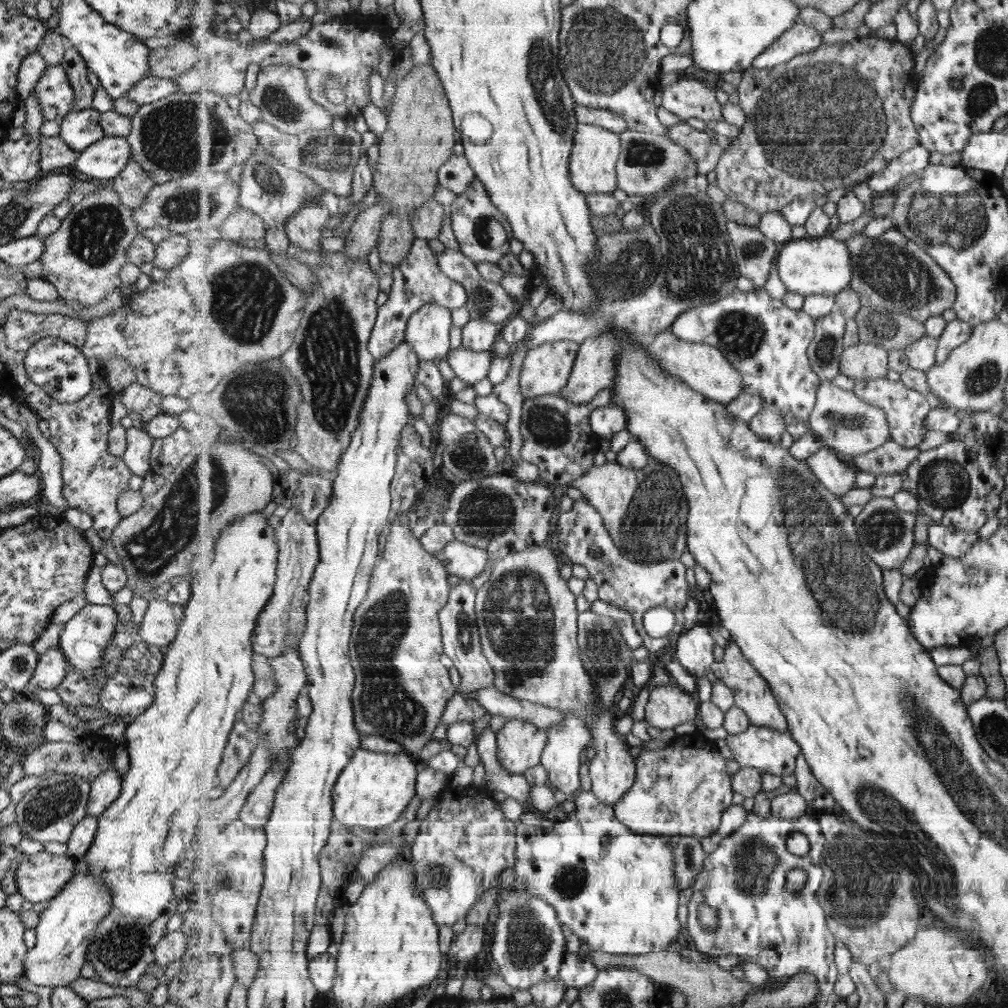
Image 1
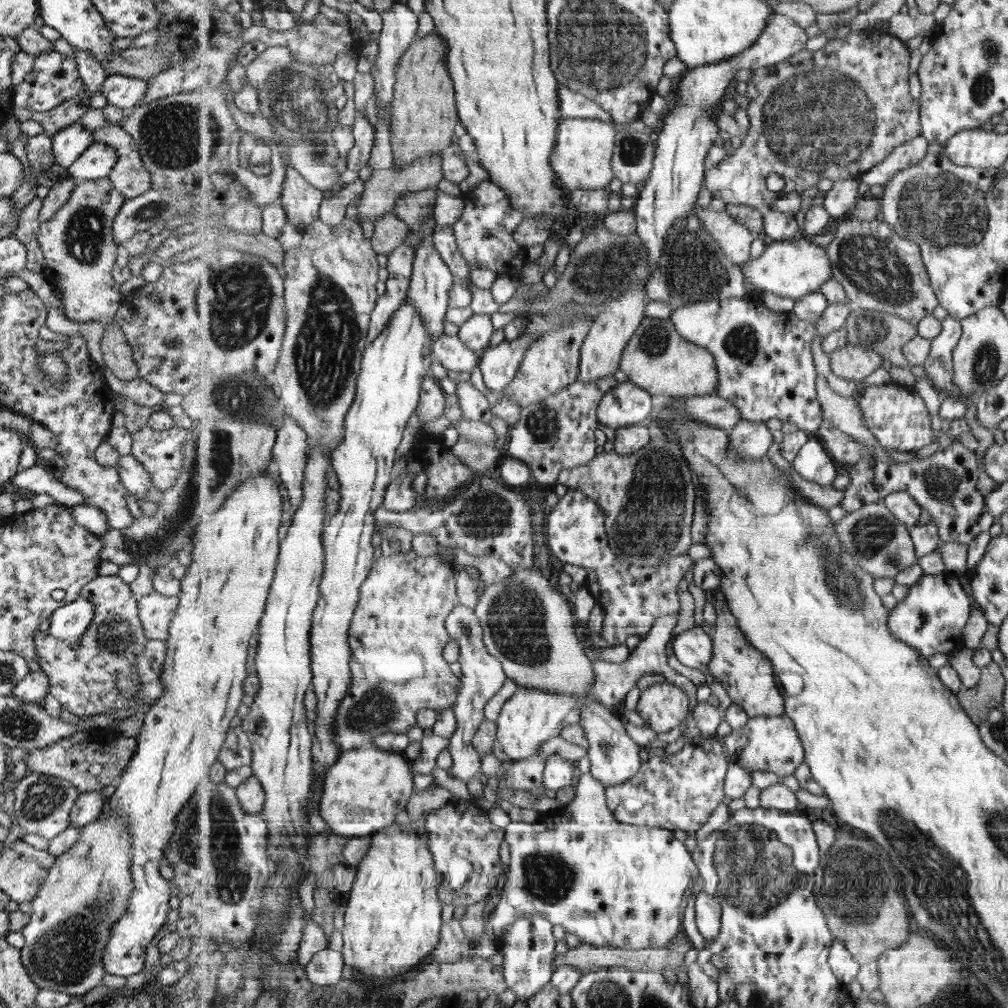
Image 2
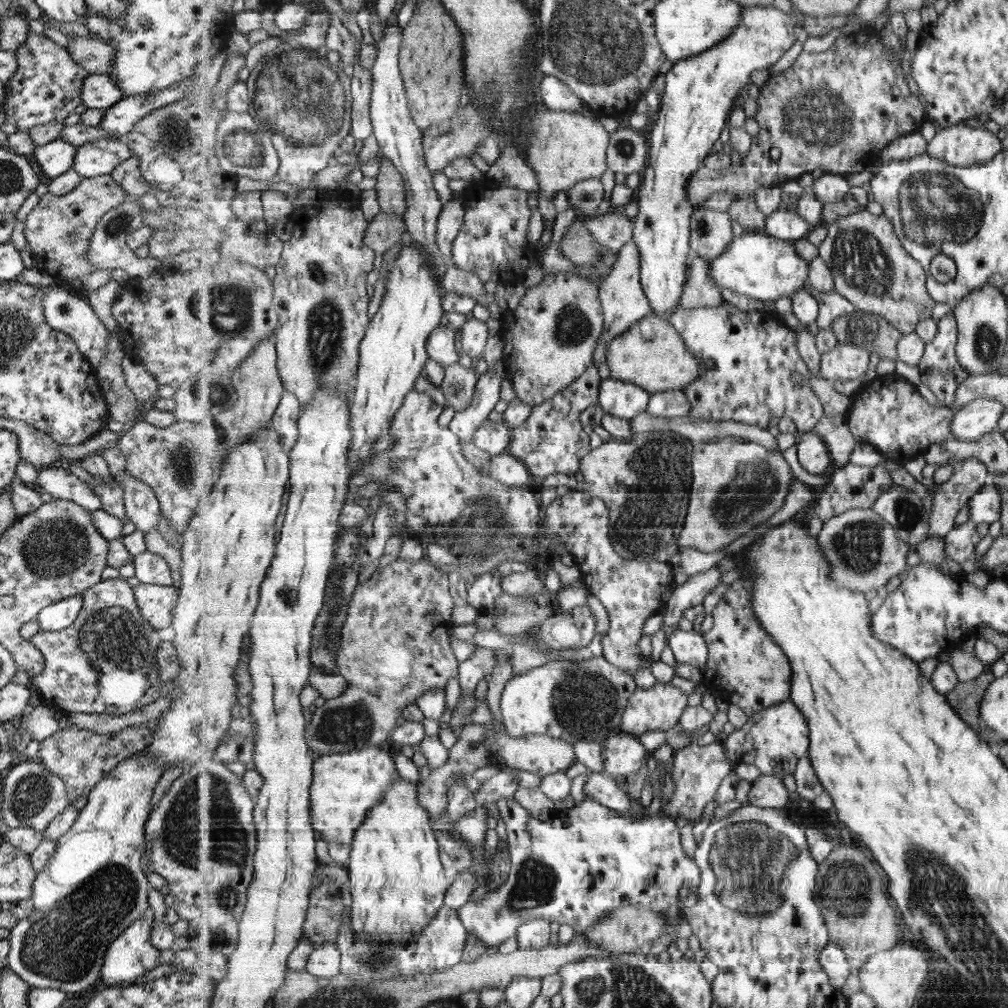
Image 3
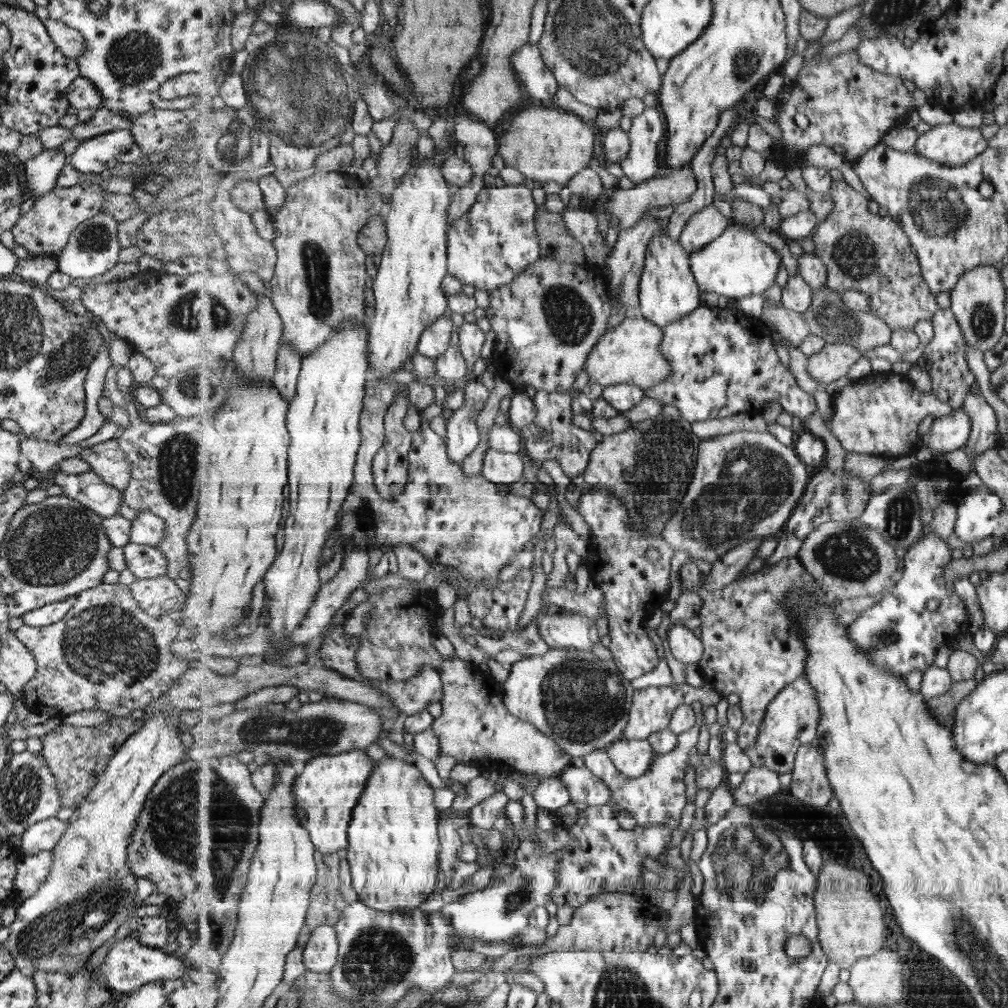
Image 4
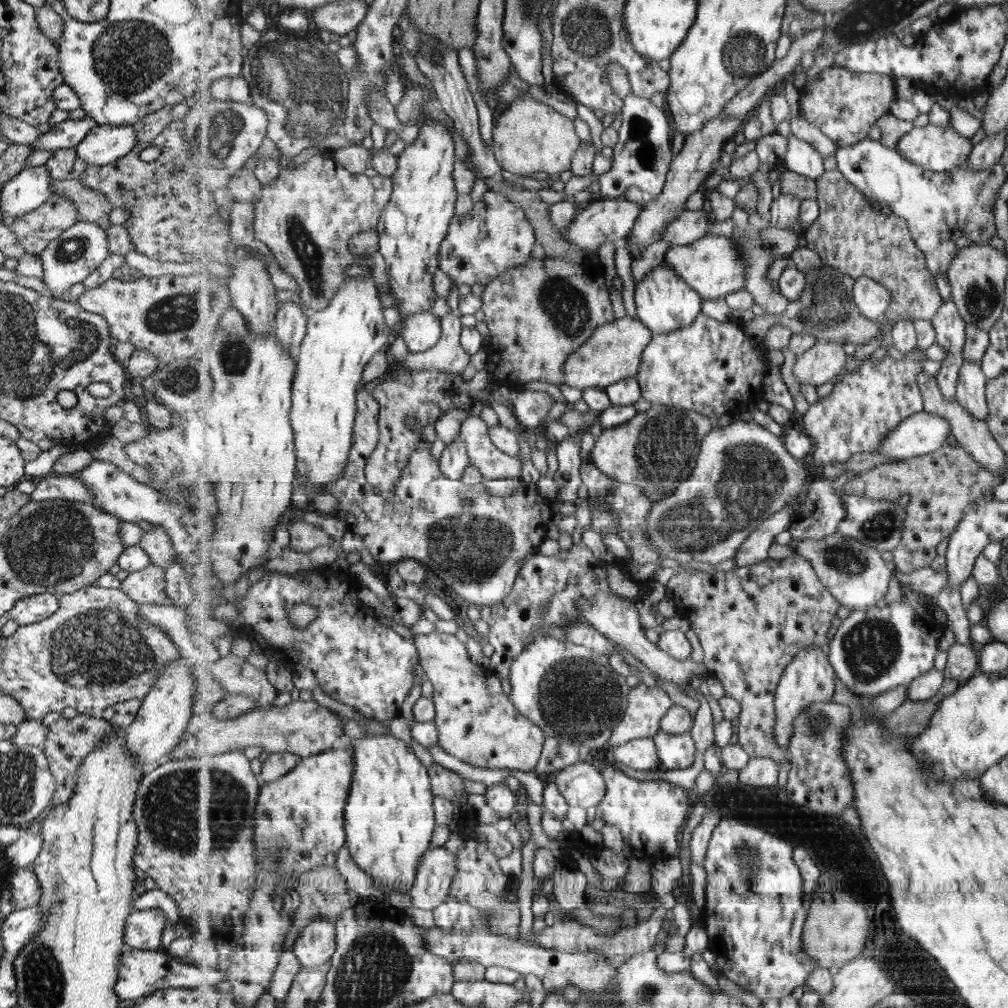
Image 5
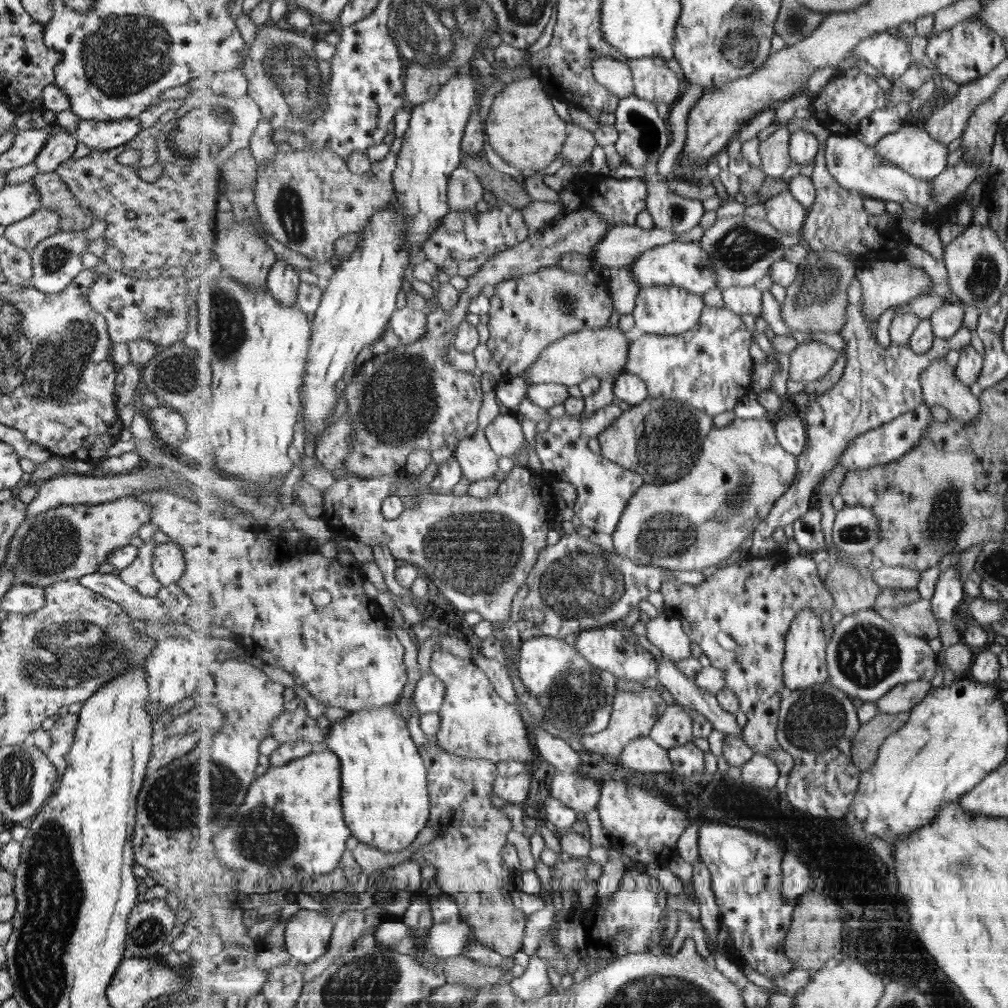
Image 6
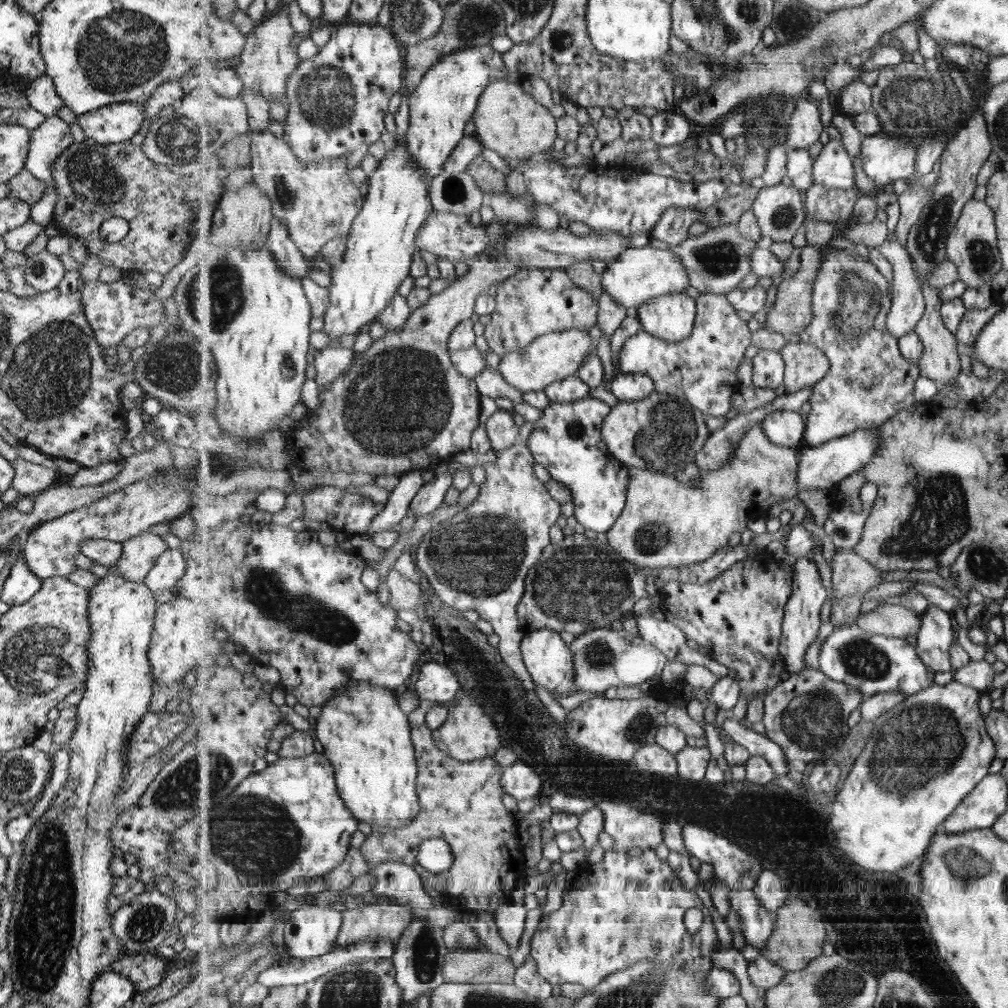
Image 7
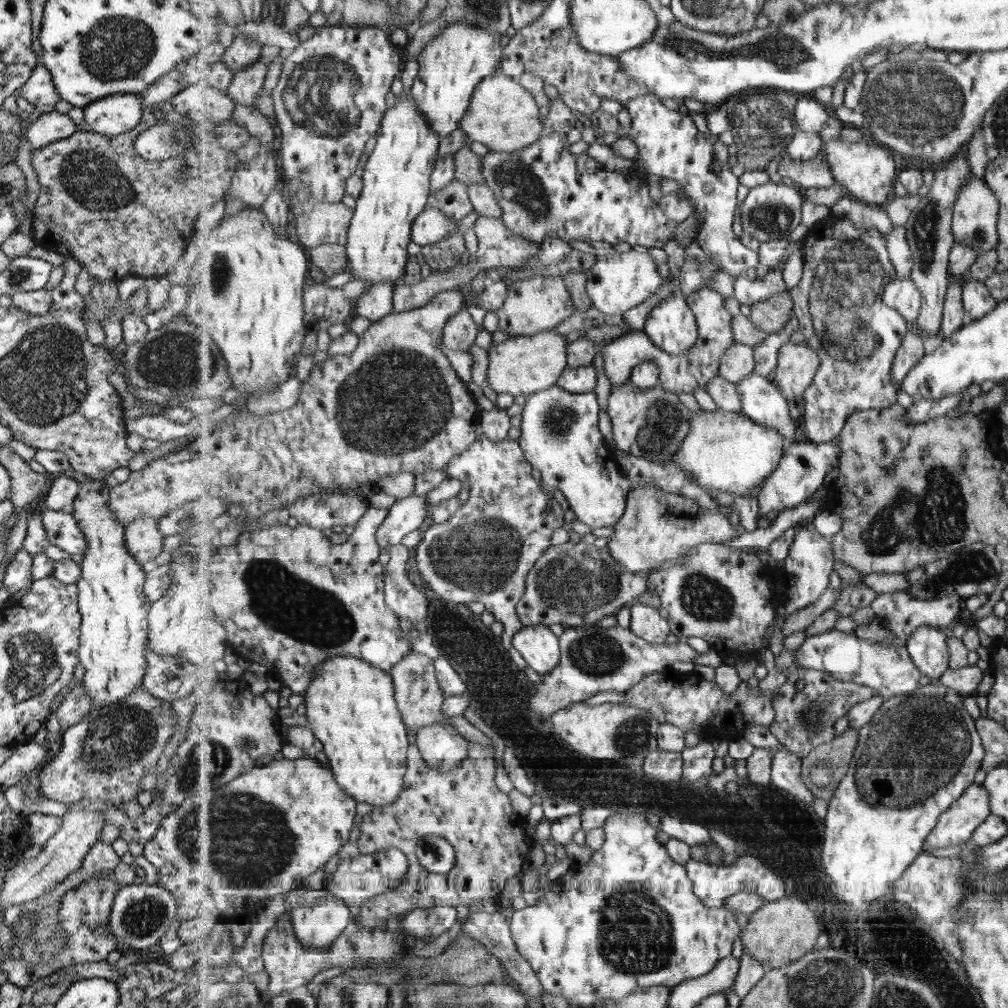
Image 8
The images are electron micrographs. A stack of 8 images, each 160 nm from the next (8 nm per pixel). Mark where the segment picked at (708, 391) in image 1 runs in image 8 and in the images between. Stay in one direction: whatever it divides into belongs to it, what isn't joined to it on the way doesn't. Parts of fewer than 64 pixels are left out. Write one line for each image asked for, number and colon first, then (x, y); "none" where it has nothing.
2: (659, 359)
3: (652, 354)
4: (631, 353)
5: (614, 353)
6: (603, 352)
7: (554, 357)
8: (524, 365)

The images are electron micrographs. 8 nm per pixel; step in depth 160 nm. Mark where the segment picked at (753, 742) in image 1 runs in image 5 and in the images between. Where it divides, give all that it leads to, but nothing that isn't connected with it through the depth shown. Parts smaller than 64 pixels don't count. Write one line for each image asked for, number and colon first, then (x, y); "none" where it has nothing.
2: (767, 743)
3: (774, 740)
4: (793, 719)
5: (810, 679)

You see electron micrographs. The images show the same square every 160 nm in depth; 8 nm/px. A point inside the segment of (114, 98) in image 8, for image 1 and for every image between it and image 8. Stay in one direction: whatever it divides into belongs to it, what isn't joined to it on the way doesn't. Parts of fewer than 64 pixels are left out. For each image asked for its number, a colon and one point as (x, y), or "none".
1: (101, 161)
2: (95, 162)
3: (97, 157)
4: (94, 155)
5: (102, 144)
6: (97, 135)
7: (114, 123)

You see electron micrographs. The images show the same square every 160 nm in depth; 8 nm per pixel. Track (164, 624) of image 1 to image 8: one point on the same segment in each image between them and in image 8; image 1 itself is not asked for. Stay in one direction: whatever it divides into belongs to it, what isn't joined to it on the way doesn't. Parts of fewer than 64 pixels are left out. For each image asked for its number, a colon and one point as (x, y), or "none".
2: (155, 610)
3: (155, 603)
4: (158, 596)
5: (146, 586)
6: (138, 575)
7: (138, 553)
8: (142, 538)

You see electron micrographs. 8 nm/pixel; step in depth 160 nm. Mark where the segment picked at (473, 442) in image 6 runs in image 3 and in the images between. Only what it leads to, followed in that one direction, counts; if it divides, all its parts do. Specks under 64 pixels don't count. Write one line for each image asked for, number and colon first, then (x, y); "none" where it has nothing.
3: (505, 468)
4: (500, 467)
5: (494, 464)

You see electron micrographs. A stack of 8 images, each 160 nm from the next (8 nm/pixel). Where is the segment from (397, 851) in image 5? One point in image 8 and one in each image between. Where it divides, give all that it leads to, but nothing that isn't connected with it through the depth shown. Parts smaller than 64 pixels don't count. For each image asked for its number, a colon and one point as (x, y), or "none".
6: (386, 801)
7: (364, 733)
8: (351, 706)

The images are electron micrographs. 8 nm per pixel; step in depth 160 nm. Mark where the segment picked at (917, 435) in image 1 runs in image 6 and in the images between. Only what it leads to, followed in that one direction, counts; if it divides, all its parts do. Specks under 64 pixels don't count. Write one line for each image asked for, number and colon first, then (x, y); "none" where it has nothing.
2: (899, 418)
3: (888, 412)
4: (880, 414)
5: (863, 407)
6: (878, 385)

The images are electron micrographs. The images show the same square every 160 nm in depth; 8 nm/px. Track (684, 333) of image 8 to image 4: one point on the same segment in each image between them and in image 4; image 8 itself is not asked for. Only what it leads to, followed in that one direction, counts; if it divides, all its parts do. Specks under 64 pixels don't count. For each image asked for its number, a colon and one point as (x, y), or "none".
4: (668, 290)
5: (664, 301)
6: (664, 310)
7: (672, 317)

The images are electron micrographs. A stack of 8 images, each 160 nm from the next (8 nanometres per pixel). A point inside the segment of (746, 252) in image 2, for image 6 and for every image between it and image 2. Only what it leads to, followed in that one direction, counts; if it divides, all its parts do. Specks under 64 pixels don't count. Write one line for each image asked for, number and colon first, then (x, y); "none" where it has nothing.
3: (711, 234)
4: (704, 227)
5: (691, 226)
6: (624, 244)

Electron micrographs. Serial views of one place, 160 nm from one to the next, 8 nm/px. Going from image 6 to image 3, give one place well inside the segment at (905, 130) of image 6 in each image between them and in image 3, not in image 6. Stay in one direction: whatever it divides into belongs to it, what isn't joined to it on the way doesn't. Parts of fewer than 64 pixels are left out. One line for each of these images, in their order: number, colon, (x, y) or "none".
3: (962, 145)
4: (950, 144)
5: (937, 148)

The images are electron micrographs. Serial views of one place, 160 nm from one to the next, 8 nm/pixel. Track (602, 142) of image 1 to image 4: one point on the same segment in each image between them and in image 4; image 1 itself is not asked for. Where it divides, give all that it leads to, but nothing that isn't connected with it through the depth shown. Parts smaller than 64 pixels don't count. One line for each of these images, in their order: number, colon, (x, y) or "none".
2: (582, 158)
3: (563, 148)
4: (546, 144)

